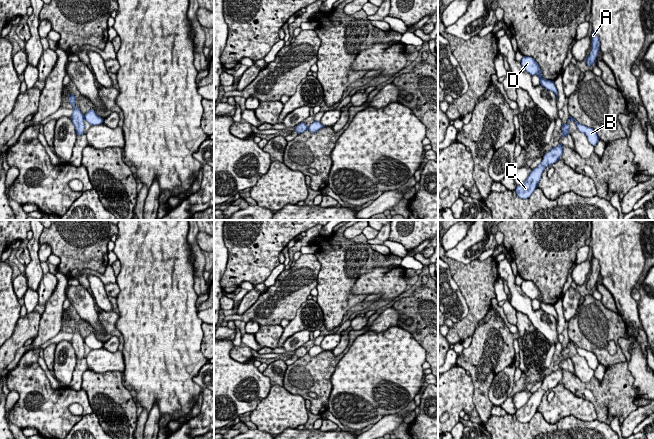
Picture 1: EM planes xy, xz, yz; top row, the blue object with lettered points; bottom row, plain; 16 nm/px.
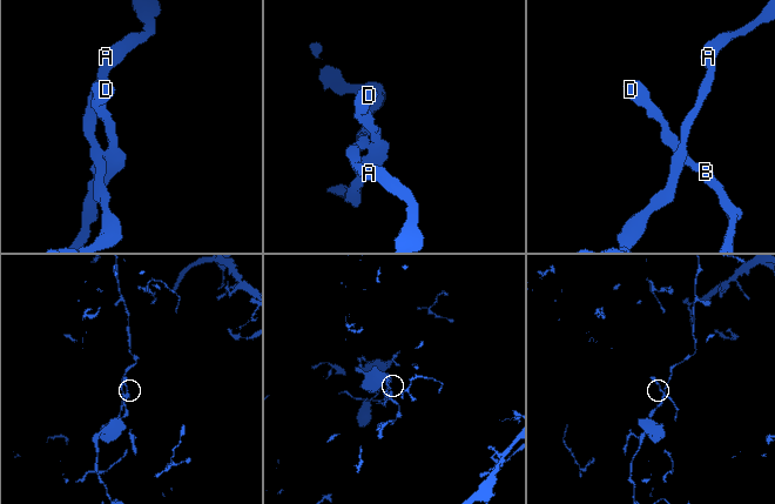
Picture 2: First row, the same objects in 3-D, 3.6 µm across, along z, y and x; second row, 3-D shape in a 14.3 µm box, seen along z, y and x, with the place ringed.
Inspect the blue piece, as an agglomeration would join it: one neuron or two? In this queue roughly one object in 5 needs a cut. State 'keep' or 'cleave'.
cleave

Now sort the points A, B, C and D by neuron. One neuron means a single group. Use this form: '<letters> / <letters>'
A C / B D

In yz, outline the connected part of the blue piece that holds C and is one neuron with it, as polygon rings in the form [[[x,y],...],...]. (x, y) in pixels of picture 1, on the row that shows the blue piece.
[[[559,144],[553,147],[549,152],[545,153],[542,162],[530,172],[528,178],[517,185],[515,192],[521,199],[529,198],[535,189],[538,187],[538,183],[541,179],[543,171],[548,167],[557,162],[563,153],[563,145]]]

